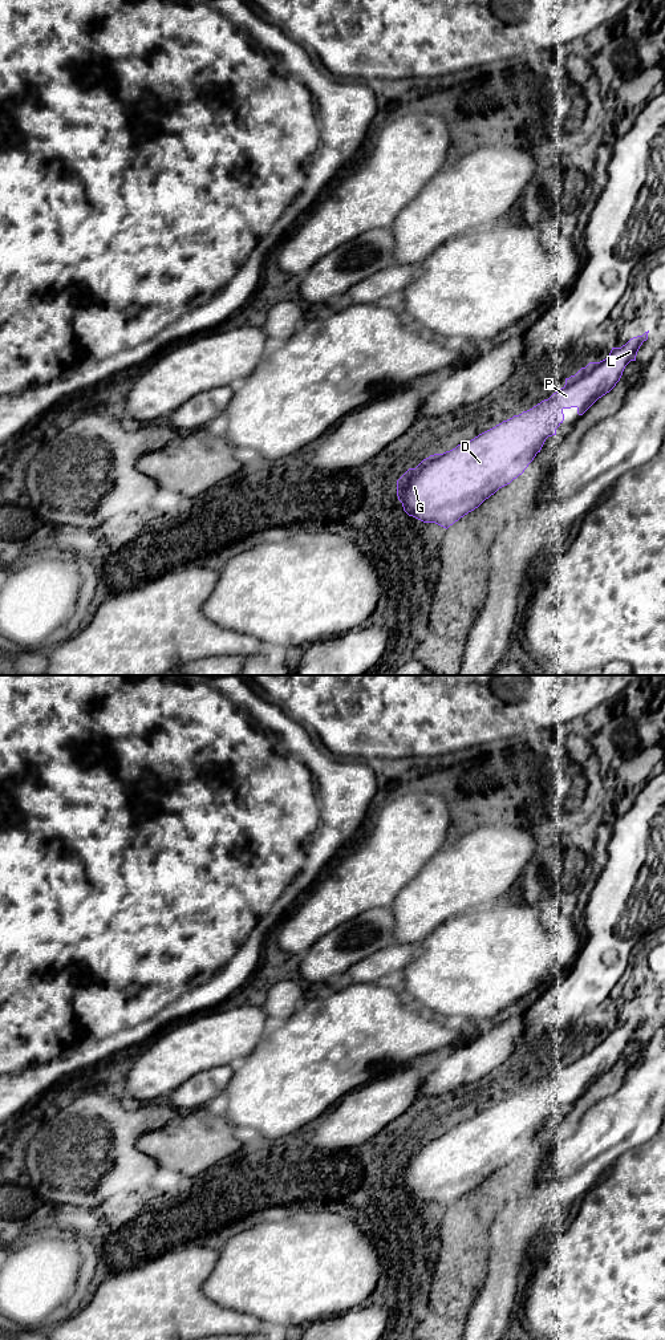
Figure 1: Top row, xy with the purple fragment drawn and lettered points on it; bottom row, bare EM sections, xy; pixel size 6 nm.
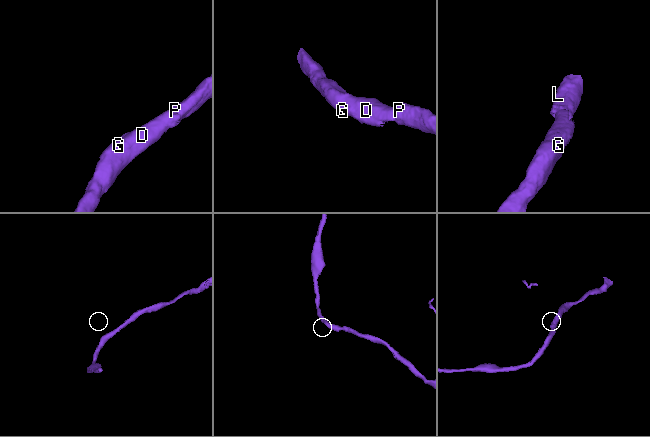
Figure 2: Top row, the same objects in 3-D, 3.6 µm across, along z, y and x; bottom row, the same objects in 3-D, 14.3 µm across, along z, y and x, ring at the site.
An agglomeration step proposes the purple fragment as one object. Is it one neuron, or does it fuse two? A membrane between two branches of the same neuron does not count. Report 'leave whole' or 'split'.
leave whole

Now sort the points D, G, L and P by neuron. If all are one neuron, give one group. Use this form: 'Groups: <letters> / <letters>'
Groups: D G L P

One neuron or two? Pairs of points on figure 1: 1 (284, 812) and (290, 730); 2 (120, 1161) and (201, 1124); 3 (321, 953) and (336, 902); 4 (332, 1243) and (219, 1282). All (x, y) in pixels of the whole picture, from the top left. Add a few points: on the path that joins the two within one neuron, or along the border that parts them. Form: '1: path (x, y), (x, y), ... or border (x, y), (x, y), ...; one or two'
1: path (304, 792), (308, 788), (308, 752), (305, 750); one
2: border (161, 1127), (138, 1142), (155, 1164); two
3: border (353, 917), (325, 933), (303, 954); two
4: path (304, 1266), (290, 1270), (263, 1270), (247, 1278); one

